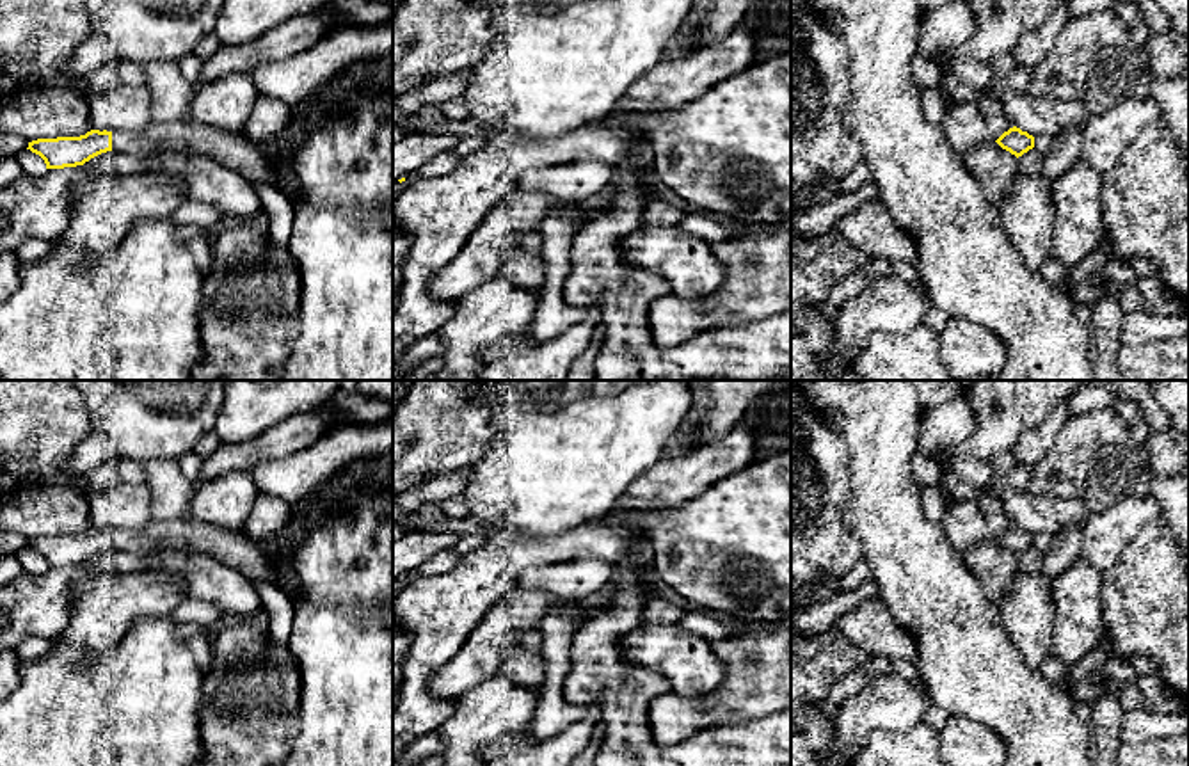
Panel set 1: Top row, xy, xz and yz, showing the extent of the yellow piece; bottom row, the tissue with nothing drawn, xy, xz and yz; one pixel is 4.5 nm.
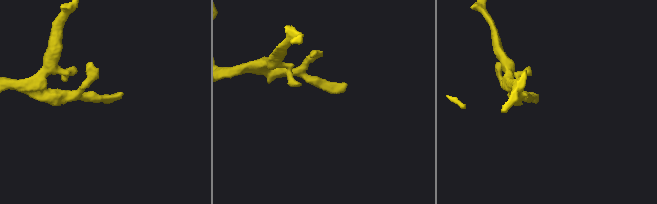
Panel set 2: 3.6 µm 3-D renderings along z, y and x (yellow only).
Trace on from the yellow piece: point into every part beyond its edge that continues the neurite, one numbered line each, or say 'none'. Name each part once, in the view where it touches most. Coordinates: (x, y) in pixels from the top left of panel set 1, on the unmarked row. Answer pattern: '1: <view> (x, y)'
1: xy (233, 548)

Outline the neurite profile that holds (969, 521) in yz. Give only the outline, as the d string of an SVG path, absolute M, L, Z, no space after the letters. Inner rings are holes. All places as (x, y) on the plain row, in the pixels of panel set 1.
M979 489L972 498L954 499L940 521L951 546L963 553L979 542L995 540L1013 526L997 498Z

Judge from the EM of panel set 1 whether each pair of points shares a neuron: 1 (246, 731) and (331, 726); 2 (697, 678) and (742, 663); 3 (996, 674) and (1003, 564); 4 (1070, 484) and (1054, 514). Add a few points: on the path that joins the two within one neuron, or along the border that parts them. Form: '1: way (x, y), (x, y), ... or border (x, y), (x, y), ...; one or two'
1: border (301, 686), (299, 731), (290, 747); two
2: border (711, 642), (724, 681), (695, 697); two
3: border (969, 567), (994, 603); two
4: border (1028, 491), (1081, 498); two

